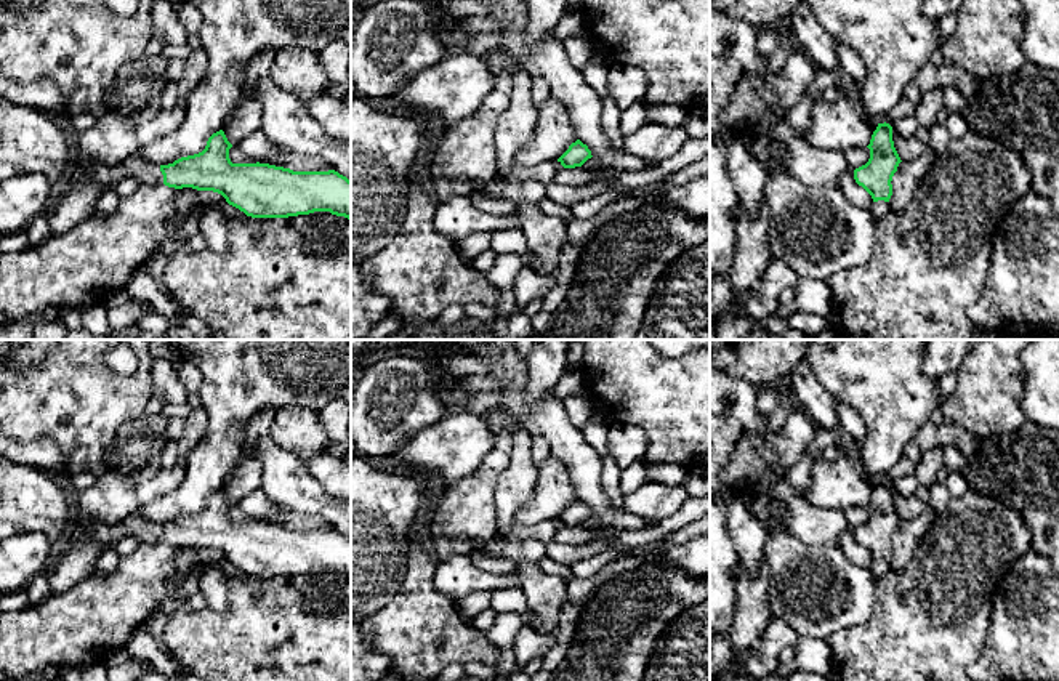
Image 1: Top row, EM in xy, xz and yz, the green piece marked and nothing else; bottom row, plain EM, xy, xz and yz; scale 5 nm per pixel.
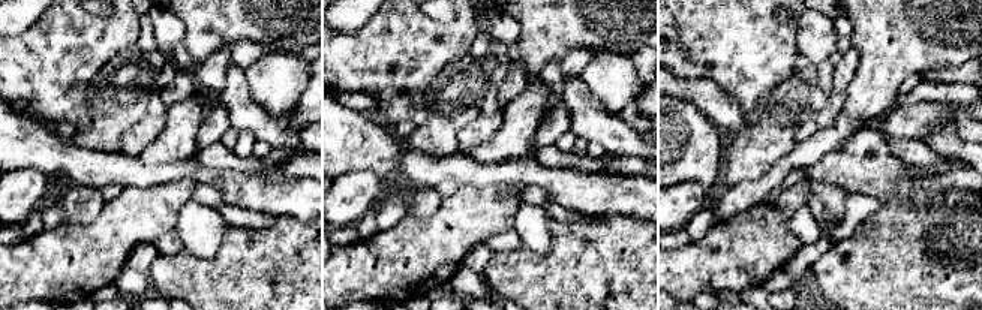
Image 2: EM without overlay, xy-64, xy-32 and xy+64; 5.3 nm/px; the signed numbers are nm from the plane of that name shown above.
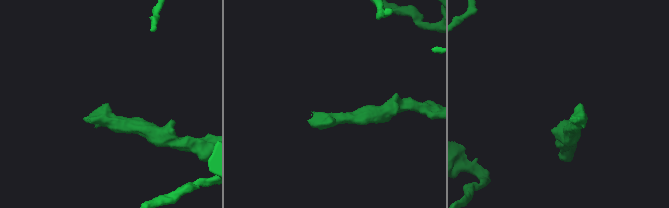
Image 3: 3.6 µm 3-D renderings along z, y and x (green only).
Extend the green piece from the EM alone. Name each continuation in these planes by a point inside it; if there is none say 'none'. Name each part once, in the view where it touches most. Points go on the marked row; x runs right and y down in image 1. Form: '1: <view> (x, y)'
1: xy (32, 141)

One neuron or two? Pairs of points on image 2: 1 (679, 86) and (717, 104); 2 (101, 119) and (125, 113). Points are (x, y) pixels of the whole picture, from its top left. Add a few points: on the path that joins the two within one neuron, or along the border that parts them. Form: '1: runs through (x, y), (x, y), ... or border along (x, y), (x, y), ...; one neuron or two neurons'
1: runs through (688, 90), (700, 92), (708, 98); one neuron
2: runs through (107, 119), (113, 113), (119, 113); one neuron

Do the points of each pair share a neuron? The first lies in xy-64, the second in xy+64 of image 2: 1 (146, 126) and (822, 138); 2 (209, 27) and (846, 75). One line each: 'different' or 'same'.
1: different
2: different

